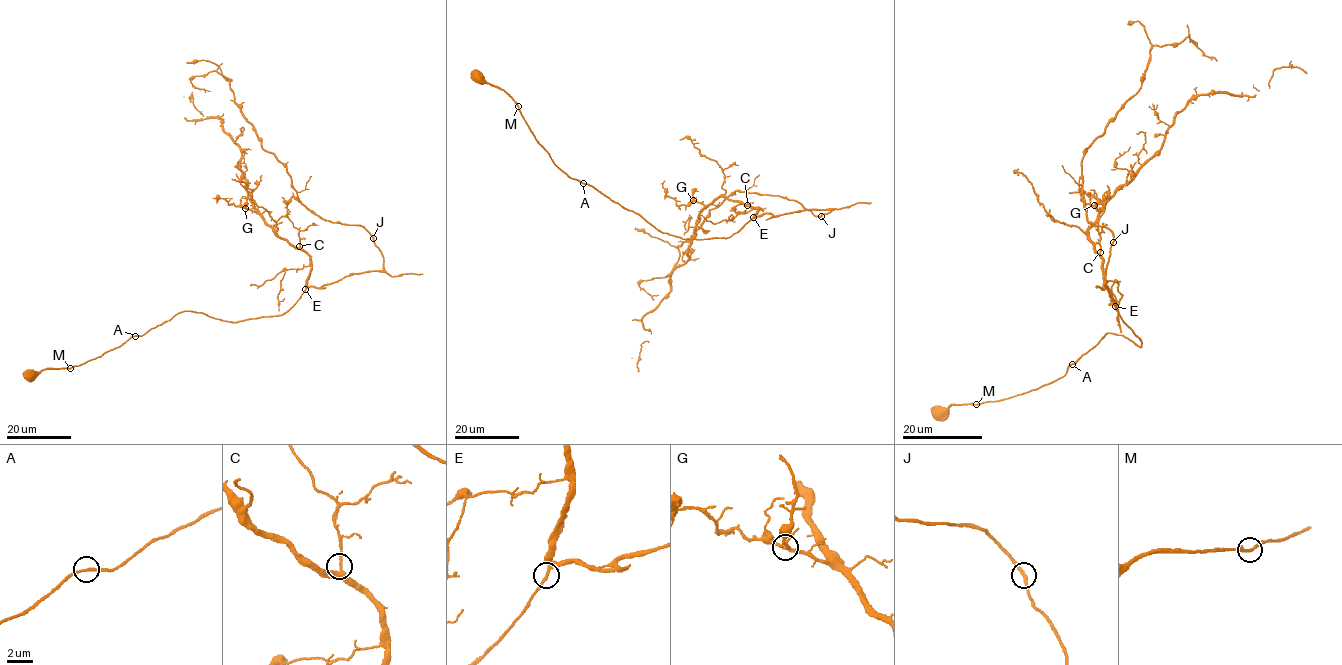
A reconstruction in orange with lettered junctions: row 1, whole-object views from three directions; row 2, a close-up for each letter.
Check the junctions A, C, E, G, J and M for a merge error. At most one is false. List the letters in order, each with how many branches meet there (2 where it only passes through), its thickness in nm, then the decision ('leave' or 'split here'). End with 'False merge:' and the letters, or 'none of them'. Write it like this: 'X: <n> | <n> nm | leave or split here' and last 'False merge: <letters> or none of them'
A: 2 | 200 nm | leave
C: 3 | 260 nm | leave
E: 2 | 220 nm | leave
G: 3 | 220 nm | leave
J: 2 | 220 nm | leave
M: 2 | 190 nm | leave
False merge: none of them

